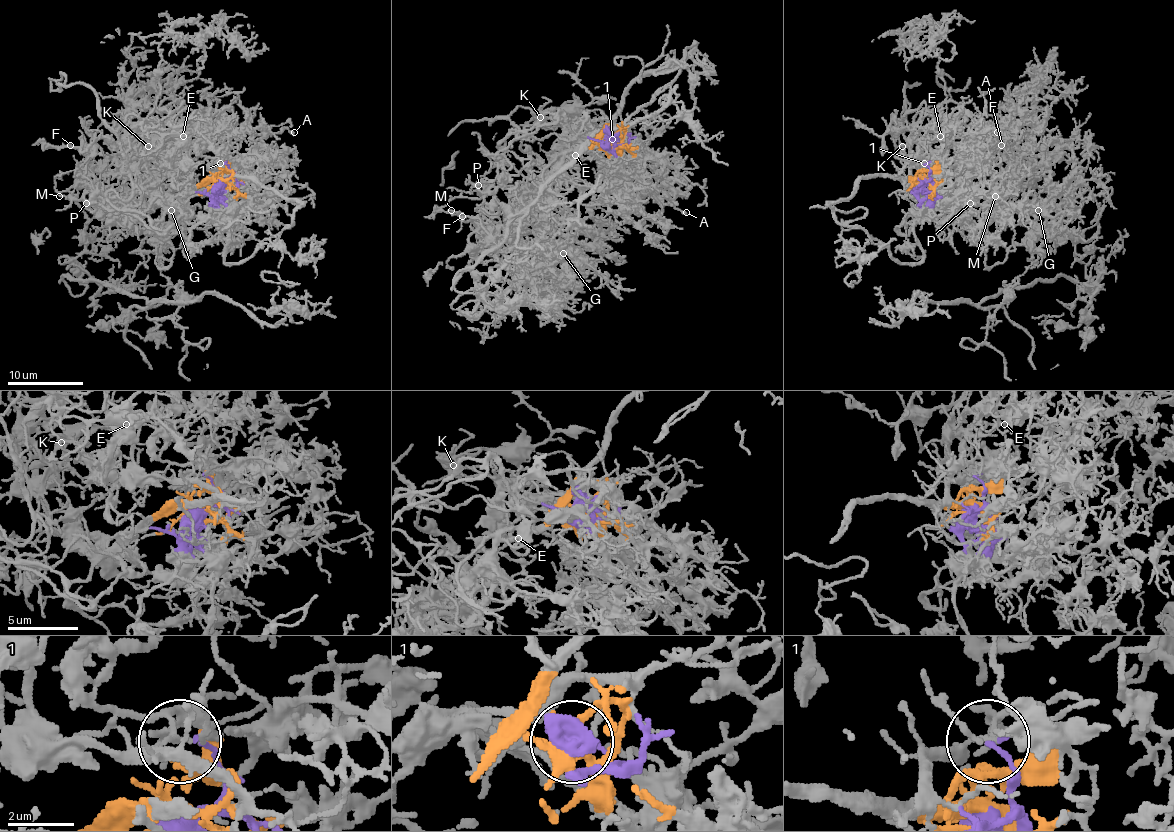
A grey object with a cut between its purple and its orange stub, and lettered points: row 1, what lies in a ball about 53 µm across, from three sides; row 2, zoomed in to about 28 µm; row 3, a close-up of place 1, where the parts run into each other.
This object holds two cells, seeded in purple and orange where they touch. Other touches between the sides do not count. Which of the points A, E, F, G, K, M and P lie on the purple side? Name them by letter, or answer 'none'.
E, F, K, M, P

